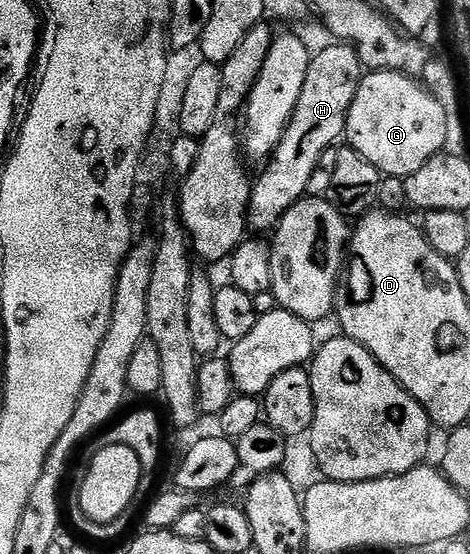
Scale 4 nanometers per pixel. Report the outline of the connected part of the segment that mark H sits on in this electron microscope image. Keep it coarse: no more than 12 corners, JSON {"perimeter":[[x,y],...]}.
{"perimeter":[[354,48],[316,51],[281,142],[253,180],[270,233],[347,131],[365,75]]}

